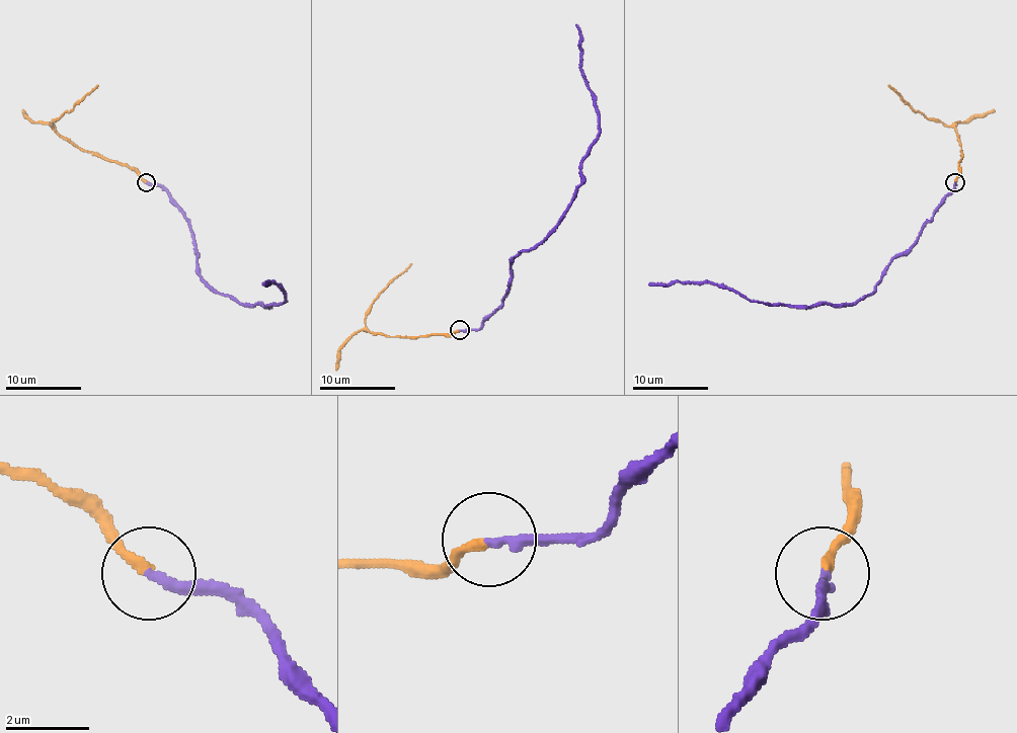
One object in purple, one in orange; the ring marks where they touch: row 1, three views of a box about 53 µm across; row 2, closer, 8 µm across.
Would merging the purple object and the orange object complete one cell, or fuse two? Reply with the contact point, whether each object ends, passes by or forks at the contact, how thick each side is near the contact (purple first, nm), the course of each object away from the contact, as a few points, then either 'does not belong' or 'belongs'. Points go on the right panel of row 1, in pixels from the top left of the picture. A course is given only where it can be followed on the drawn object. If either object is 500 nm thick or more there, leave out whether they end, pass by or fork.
at (954, 182); purple ends there; orange ends there; 240 nm thick on the purple side, 240 nm on the other; purple runs (954, 182), (918, 239), (889, 263), (871, 294), (848, 303), (787, 307), (756, 301), (710, 282), (649, 282); orange runs (954, 182), (959, 172), (961, 146), (950, 126), (926, 117), (887, 85); belongs

